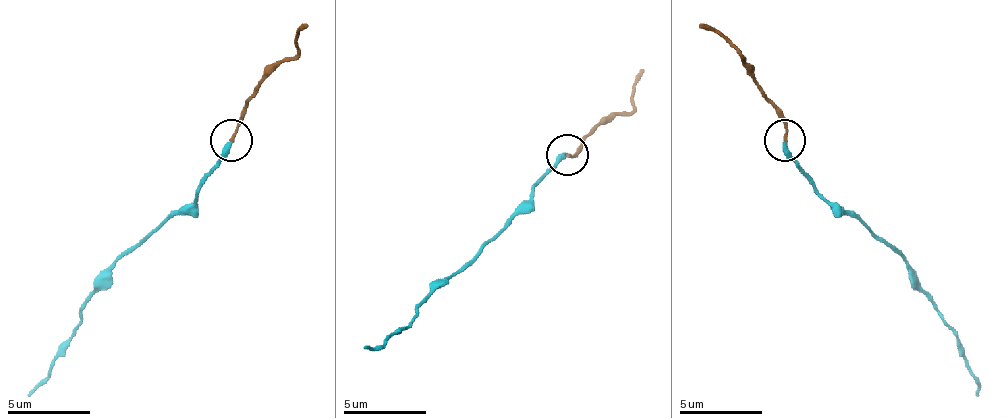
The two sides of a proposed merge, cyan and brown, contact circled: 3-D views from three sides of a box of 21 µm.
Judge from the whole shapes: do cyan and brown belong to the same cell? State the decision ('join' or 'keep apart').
join

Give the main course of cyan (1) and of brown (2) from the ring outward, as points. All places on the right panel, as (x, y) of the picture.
1: (783, 141), (821, 195), (854, 212), (908, 266), (908, 278), (933, 303), (958, 340), (979, 386), (975, 394)
2: (783, 141), (775, 104), (754, 79), (746, 62), (700, 25)

